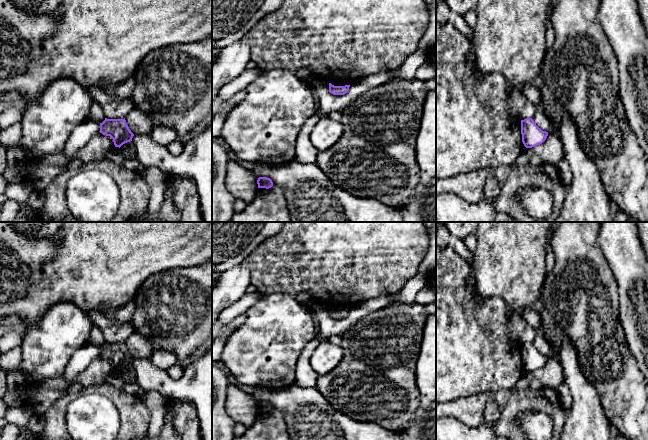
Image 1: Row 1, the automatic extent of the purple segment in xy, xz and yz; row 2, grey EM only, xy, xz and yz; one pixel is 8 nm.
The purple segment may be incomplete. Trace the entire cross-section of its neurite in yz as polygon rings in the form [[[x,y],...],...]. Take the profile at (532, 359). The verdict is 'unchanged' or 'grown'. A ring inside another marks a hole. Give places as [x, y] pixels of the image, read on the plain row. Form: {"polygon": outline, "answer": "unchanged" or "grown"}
{"polygon": [[[532,342],[521,344],[521,358],[526,372],[542,368],[548,360],[548,356],[542,355]]], "answer": "unchanged"}

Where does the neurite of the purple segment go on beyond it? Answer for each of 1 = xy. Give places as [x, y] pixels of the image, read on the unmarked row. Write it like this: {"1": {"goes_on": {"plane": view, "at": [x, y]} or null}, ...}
{"1": {"goes_on": null}}

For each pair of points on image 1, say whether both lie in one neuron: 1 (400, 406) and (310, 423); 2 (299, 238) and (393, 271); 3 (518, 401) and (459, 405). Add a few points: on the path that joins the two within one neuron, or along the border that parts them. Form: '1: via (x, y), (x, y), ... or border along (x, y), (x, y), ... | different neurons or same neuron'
1: border along (328, 402), (338, 411), (354, 419), (370, 422) | different neurons
2: via (322, 238), (360, 238), (370, 248) | same neuron
3: via (503, 398), (485, 397), (474, 405) | same neuron

